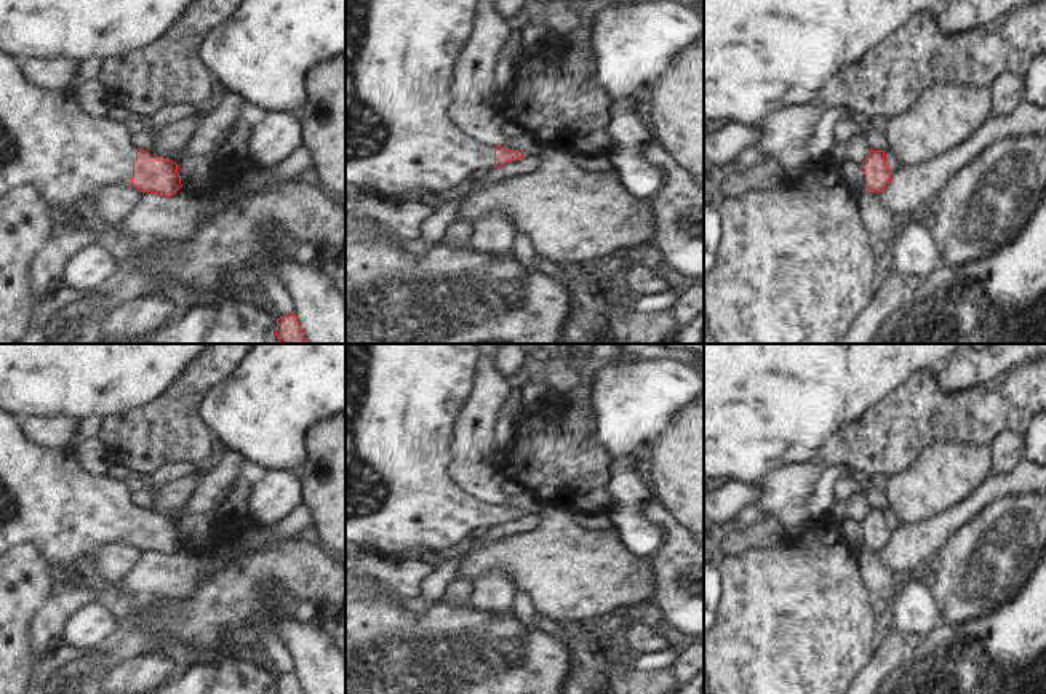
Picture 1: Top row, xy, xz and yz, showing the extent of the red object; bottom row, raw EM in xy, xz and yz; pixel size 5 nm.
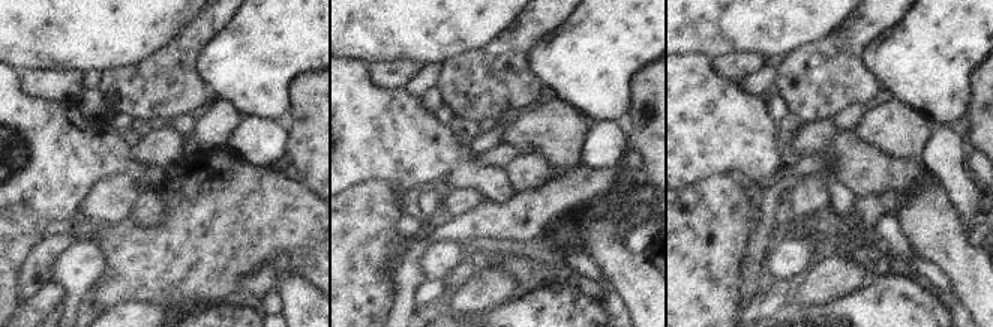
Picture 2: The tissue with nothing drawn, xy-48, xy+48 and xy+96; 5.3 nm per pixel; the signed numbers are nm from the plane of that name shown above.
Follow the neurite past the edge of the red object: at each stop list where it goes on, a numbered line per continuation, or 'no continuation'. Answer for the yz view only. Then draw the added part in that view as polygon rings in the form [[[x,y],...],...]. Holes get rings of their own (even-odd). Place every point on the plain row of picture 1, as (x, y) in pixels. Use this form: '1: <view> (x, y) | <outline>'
no continuation

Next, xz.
1: xz (402, 400) | [[[345,344],[345,540],[358,544],[371,553],[401,555],[413,545],[427,548],[427,556],[448,547],[454,547],[461,539],[470,537],[475,529],[494,528],[494,505],[464,493],[448,475],[446,464],[453,453],[449,441],[453,425],[472,395],[472,382],[477,363],[475,344]]]

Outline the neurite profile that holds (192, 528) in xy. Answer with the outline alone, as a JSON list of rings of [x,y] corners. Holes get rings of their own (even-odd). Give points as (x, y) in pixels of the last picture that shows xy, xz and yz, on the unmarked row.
[[[203,512],[195,515],[181,515],[178,518],[178,531],[182,540],[198,542],[213,528],[213,513]]]

